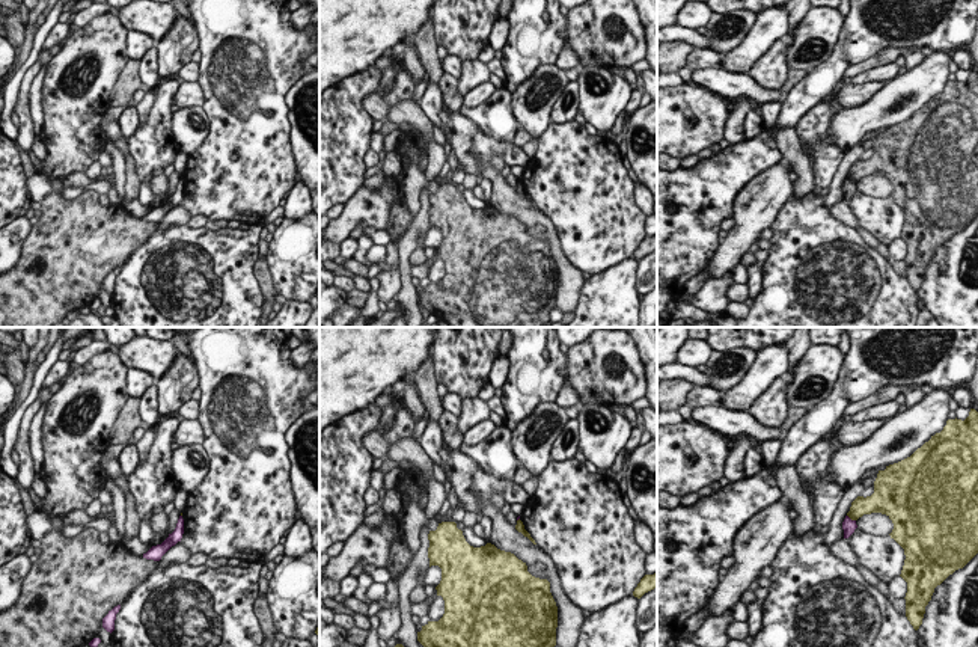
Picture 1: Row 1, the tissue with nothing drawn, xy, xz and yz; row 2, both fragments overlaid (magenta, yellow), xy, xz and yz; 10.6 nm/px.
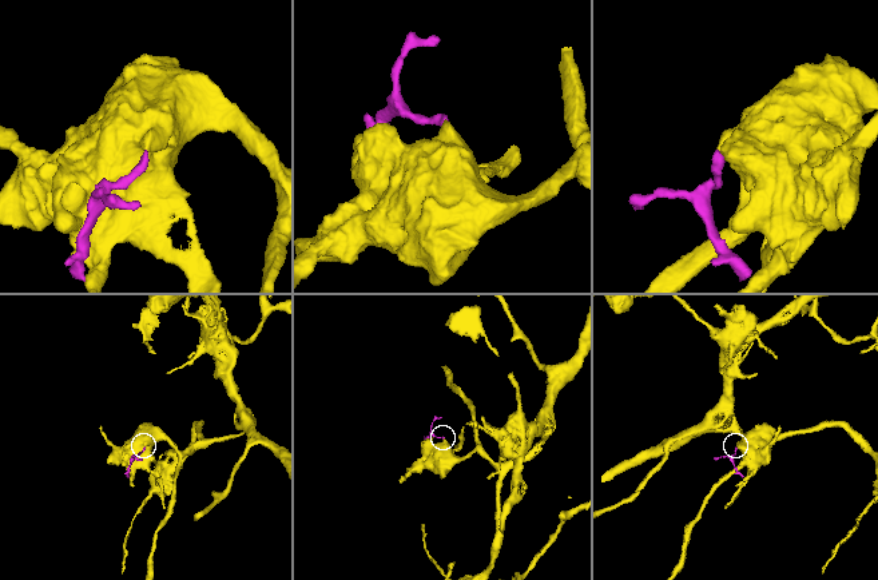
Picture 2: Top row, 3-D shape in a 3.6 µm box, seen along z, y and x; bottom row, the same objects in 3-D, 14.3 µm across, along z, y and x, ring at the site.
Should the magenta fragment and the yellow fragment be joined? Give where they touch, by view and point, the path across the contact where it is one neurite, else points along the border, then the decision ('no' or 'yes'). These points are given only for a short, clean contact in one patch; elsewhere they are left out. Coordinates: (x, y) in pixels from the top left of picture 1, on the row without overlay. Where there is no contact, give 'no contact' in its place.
yz (850, 181) | along yz (847, 177), (855, 183) | no

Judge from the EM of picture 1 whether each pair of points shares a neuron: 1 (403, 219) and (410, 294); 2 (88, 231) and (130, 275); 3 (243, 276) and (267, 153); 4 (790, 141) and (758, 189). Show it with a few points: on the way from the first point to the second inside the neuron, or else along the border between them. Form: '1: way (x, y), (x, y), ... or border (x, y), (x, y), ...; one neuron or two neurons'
1: border (413, 216), (413, 220), (400, 239); two neurons
2: border (145, 240), (121, 267); two neurons
3: border (261, 222), (250, 226); two neurons
4: border (782, 159), (787, 163); two neurons

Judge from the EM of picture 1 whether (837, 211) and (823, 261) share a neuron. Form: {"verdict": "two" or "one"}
{"verdict": "two"}

